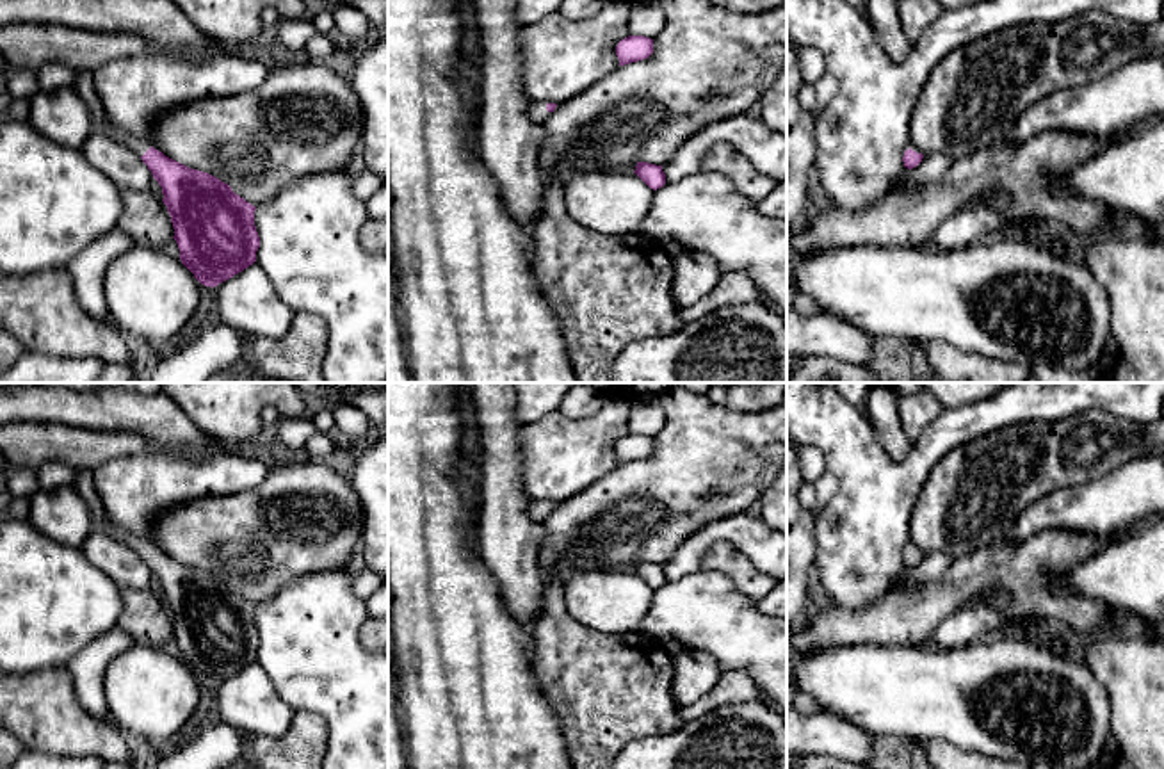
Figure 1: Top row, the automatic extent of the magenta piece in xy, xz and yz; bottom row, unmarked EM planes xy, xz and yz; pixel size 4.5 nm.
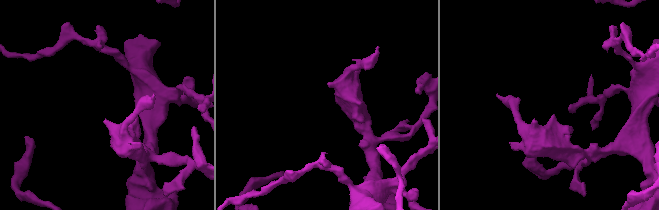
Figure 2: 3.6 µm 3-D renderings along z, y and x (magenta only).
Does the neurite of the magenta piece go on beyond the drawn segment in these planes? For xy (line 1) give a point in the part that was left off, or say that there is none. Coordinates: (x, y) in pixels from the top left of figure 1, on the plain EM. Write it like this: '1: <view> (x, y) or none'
1: xy (84, 485)

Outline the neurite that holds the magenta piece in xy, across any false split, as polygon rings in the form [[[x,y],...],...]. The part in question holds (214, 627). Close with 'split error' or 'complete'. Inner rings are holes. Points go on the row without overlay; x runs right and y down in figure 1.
[[[77,468],[73,488],[89,506],[93,525],[139,554],[162,586],[180,659],[201,684],[214,687],[256,660],[256,605],[219,577],[190,568],[150,541],[110,525],[94,490],[93,470]]] | split error

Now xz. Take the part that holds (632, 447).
[[[628,434],[616,445],[619,465],[648,457],[653,452],[653,438],[644,434]]] | complete

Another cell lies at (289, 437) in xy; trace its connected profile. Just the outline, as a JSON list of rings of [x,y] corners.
[[[311,417],[279,418],[267,433],[267,443],[281,454],[303,456],[306,441],[317,433]]]

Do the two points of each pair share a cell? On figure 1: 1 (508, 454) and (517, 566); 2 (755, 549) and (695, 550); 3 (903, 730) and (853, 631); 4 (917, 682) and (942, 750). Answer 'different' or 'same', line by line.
1: same
2: same
3: different
4: different

